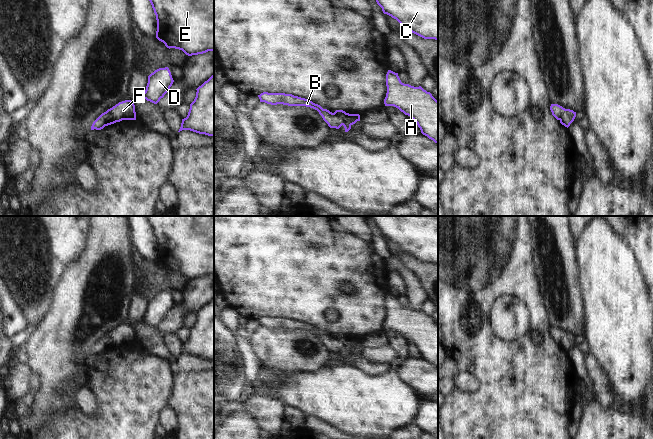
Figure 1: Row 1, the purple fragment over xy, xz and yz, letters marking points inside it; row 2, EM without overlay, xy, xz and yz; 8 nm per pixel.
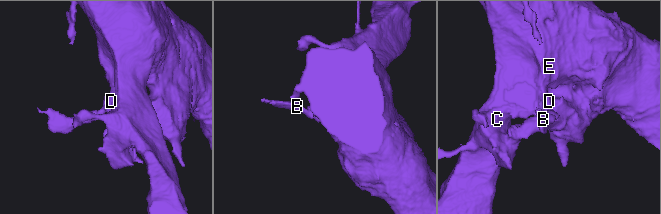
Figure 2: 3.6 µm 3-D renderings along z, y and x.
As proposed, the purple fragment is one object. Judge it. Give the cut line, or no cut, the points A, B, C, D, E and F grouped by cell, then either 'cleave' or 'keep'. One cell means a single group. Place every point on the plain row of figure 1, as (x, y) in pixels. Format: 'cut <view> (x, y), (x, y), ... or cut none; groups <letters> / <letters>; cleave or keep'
cut xz (334, 336), (342, 344), (343, 348); groups A C D E F / B; cleave

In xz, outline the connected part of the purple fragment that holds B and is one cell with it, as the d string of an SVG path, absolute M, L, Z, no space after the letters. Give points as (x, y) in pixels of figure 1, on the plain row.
M263 316L258 319L258 321L260 326L265 326L271 329L283 328L288 330L306 330L313 332L319 336L330 352L339 353L344 348L343 344L336 337L323 333L320 329L305 322L294 320L292 318L268 316Z

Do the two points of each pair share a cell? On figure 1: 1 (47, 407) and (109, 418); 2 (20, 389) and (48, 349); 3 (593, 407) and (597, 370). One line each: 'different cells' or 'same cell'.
1: different cells
2: different cells
3: different cells

